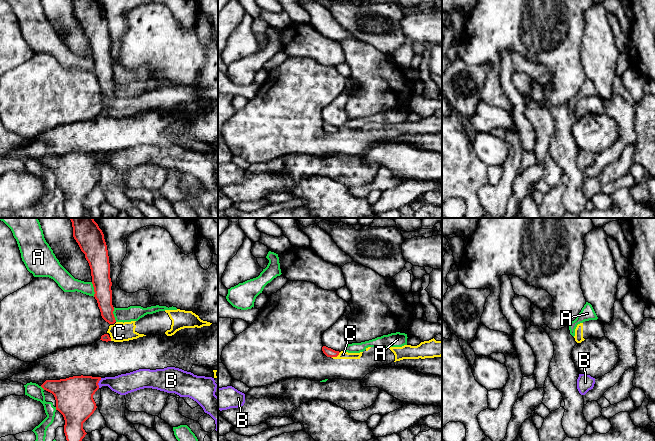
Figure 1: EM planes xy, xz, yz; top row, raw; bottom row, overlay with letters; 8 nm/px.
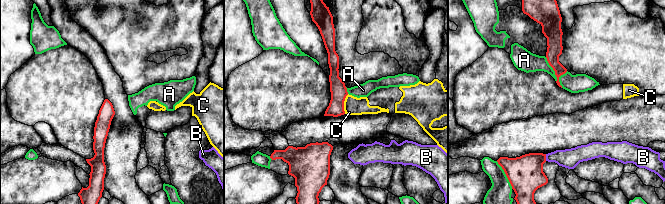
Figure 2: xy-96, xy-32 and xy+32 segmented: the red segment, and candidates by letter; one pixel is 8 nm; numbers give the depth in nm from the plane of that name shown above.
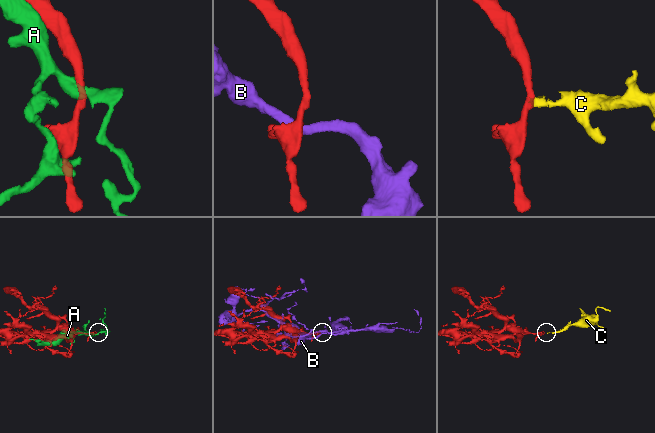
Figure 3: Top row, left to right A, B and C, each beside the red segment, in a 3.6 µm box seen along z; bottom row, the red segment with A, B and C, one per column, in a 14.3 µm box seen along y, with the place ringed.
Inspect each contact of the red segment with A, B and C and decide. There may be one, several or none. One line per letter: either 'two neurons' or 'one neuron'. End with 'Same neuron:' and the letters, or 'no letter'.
A: two neurons
B: two neurons
C: two neurons
Same neuron: no letter

